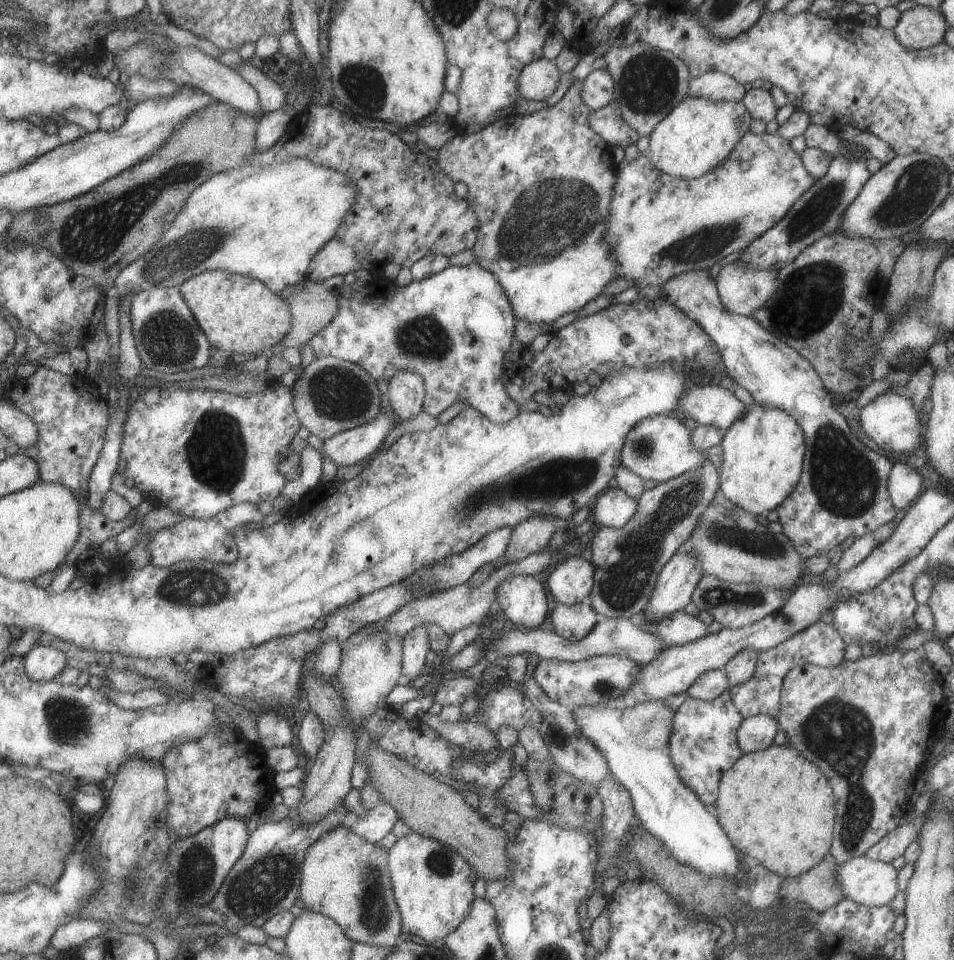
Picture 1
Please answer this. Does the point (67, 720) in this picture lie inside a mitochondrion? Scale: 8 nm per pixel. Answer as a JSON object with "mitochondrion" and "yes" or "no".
{"mitochondrion":"yes"}

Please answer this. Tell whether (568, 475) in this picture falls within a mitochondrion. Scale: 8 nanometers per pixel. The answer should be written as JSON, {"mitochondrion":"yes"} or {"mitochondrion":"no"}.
{"mitochondrion":"yes"}

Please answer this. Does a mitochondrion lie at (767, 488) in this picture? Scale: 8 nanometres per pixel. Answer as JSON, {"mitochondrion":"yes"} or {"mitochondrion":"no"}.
{"mitochondrion":"no"}

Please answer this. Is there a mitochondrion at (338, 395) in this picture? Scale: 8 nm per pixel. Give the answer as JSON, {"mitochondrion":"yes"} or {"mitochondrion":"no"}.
{"mitochondrion":"yes"}

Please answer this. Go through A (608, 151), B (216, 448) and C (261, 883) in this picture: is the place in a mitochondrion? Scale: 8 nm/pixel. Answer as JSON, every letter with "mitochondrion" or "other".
{"A":"other","B":"mitochondrion","C":"mitochondrion"}

